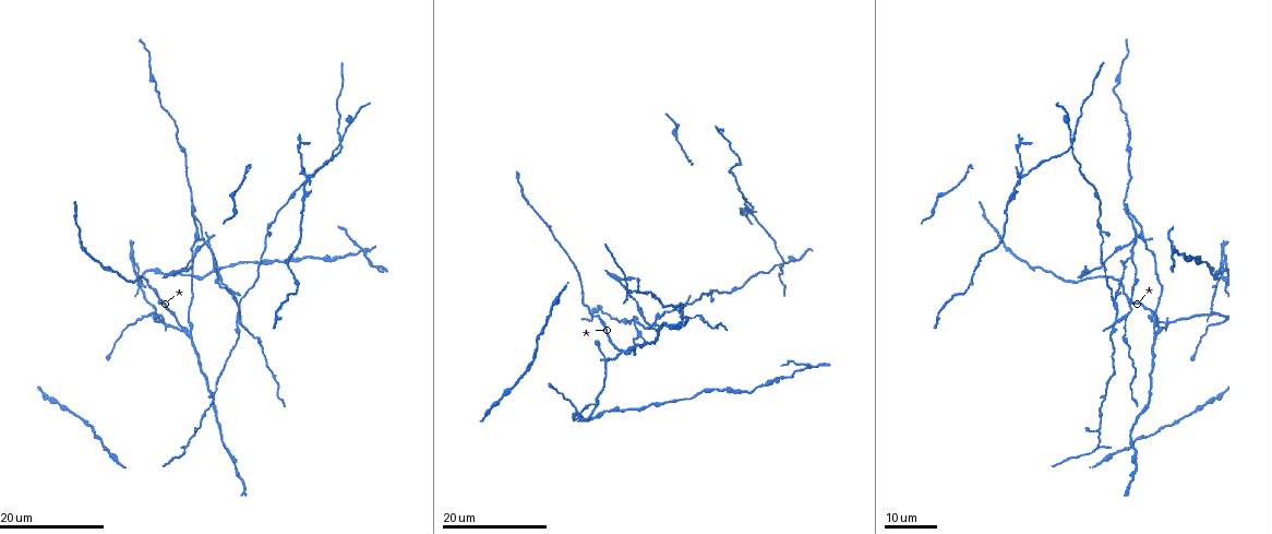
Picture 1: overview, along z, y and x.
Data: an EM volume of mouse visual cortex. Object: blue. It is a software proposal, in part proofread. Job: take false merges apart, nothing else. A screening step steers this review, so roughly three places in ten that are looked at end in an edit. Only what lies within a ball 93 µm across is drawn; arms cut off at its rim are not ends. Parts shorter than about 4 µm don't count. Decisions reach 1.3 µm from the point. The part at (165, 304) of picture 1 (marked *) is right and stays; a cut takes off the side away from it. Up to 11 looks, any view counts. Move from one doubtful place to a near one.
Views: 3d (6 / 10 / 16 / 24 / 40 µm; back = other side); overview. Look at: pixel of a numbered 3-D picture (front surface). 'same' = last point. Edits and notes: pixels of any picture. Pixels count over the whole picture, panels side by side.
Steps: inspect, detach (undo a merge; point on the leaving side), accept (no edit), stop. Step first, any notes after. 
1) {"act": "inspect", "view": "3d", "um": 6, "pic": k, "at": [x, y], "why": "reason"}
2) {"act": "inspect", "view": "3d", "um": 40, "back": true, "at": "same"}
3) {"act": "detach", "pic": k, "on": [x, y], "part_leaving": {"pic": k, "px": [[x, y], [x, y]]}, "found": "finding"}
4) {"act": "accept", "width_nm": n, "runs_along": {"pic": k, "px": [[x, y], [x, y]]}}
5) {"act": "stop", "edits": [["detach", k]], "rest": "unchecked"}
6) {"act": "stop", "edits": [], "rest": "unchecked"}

{"act": "inspect", "view": "3d", "um": 24, "pic": 1, "at": [1101, 276], "why": "calibre changes"}

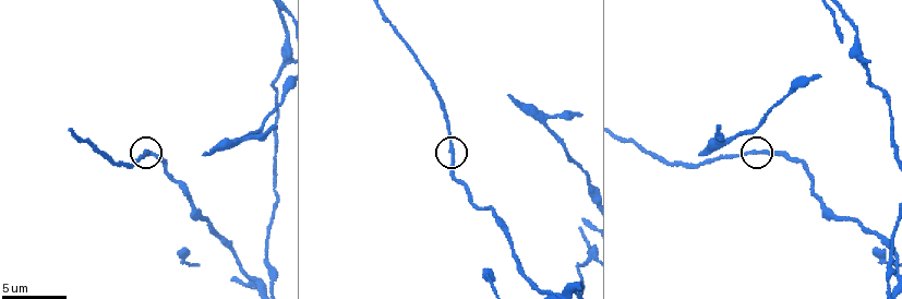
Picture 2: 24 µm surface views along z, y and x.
{"act": "inspect", "view": "3d", "um": 10, "pic": 2, "at": [451, 154]}

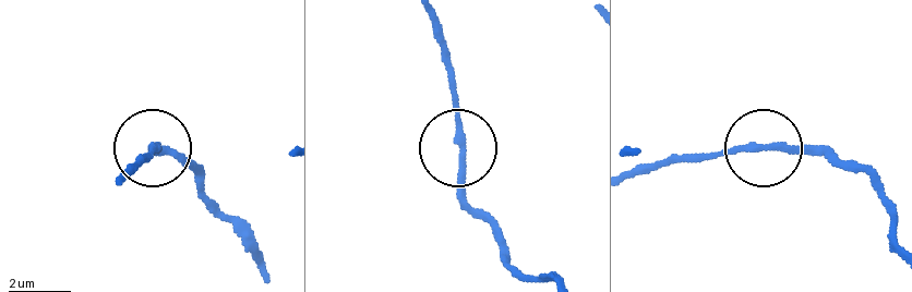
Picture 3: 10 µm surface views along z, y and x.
{"act": "inspect", "view": "3d", "um": 6, "pic": 3, "at": [157, 148], "why": "closer look"}

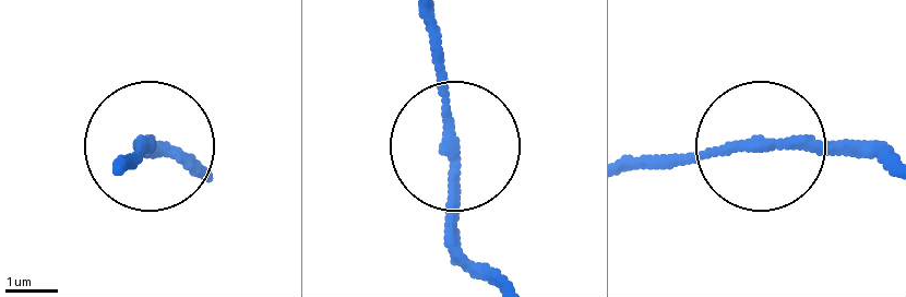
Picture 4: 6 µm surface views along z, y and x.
{"act": "accept", "runs_along": {"pic": 4, "px": [[488, 280], [462, 240], [436, 19]]}, "found": "one neuron here"}

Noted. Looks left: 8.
{"act": "inspect", "view": "3d", "um": 24, "pic": 1, "at": [153, 310], "why": "three arms meet"}

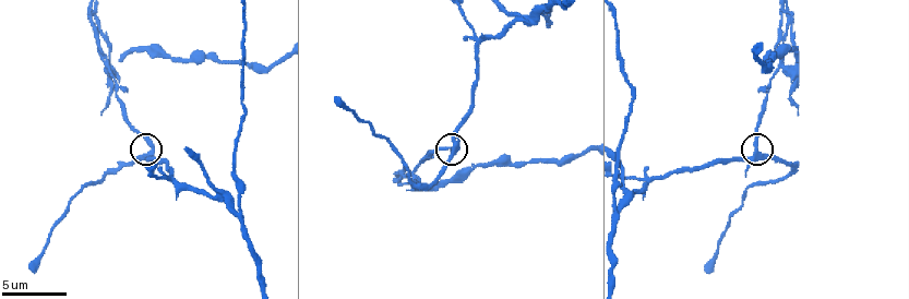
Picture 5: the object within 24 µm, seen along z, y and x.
{"act": "inspect", "view": "3d", "um": 6, "pic": 5, "at": [758, 151], "why": "closer look"}

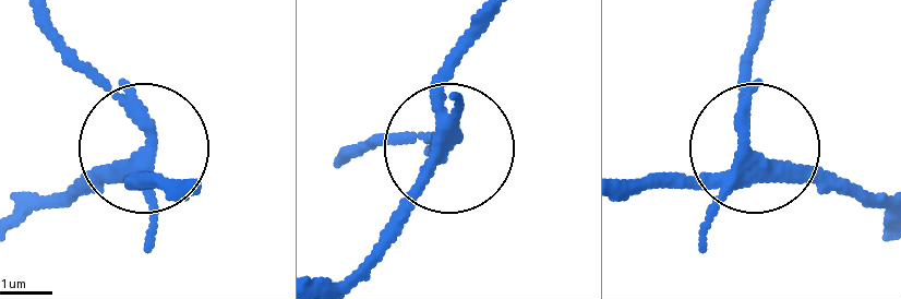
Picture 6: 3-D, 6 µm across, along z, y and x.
{"act": "detach", "pic": 6, "on": [128, 88], "width_nm": 290, "part_leaving": {"pic": 6, "px": [[149, 166], [146, 131], [50, 14]]}, "found": "two neurons meet here"}

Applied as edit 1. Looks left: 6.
{"act": "inspect", "view": "3d", "um": 10, "pic": 2, "at": [585, 217], "why": "three-way junction"}

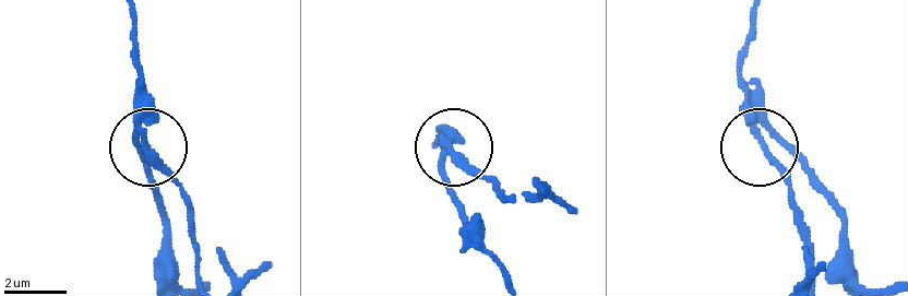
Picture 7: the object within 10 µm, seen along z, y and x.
{"act": "detach", "pic": 7, "on": [142, 67], "width_nm": 240, "part_leaving": {"pic": 7, "px": [[140, 115], [145, 151], [182, 198], [194, 276]]}, "found": "a second neuron is stuck on"}

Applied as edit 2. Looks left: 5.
{"act": "inspect", "view": "overview"}

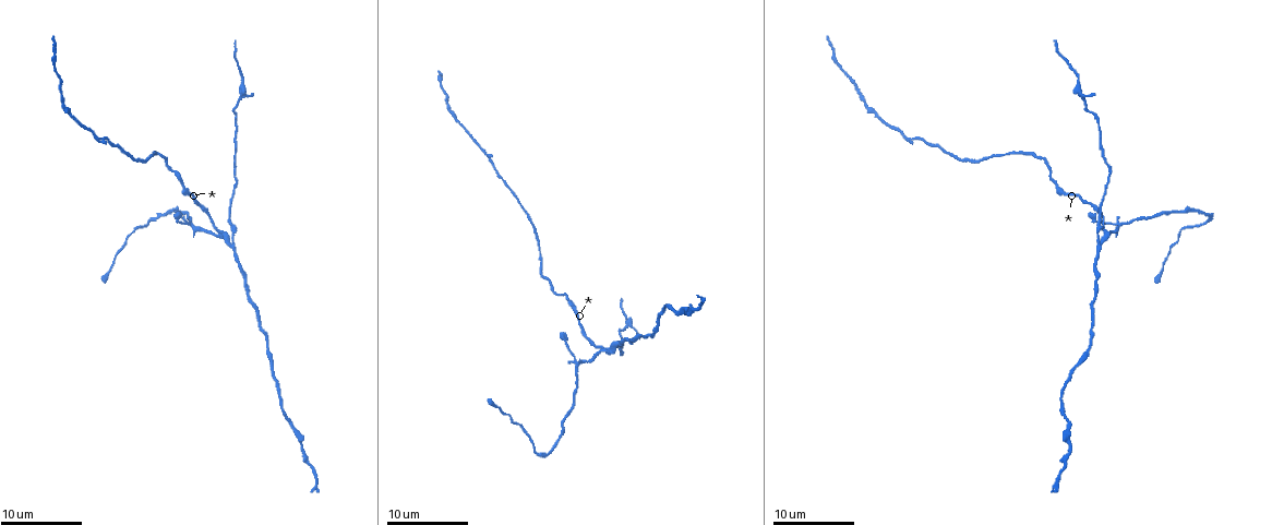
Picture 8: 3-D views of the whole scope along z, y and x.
{"act": "inspect", "view": "3d", "um": 6, "pic": 8, "at": [1099, 241], "why": "three arms meet"}

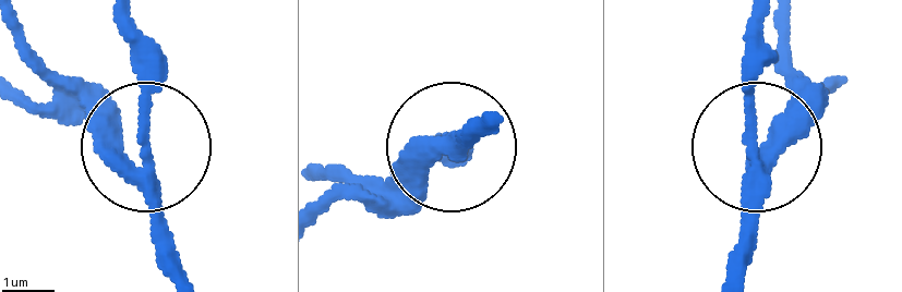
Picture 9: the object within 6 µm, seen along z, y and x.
{"act": "accept", "arms": 3, "runs_along": {"pic": 9, "px": [[778, 23], [791, 100], [752, 153], [752, 27]]}, "found": "continuous, no second neuron"}

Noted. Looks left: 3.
{"act": "inspect", "view": "3d", "um": 10, "pic": 2, "at": [212, 232], "why": "sudden change in width"}

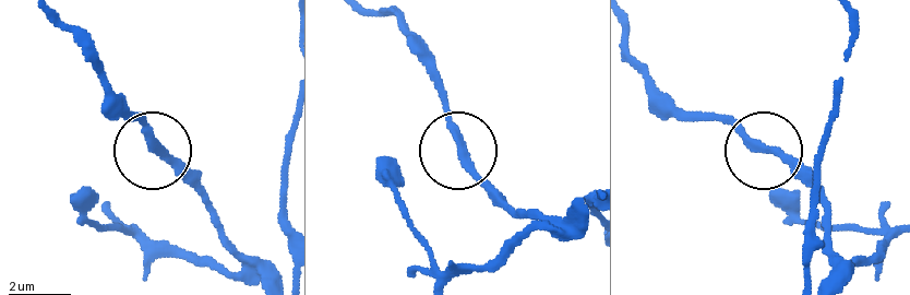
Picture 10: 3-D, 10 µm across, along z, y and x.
{"act": "inspect", "view": "3d", "um": 6, "pic": 10, "at": [160, 150], "why": "closer look"}

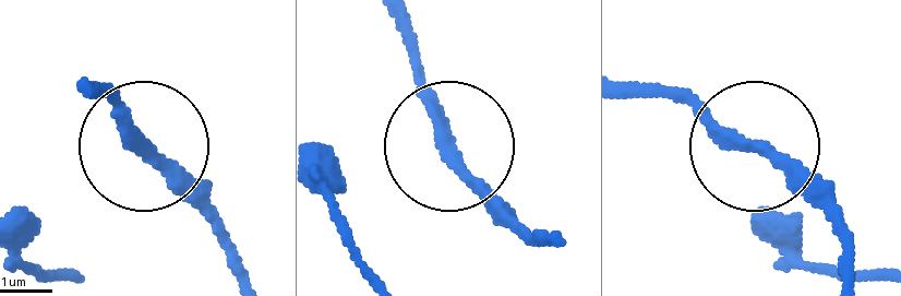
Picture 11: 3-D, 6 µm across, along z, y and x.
{"act": "accept", "runs_along": {"pic": 11, "px": [[113, 99], [131, 138], [214, 212]]}, "found": "continuous, no second neuron"}

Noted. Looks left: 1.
{"act": "stop", "edits": [["detach", 6], ["detach", 7]], "rest": "unchecked"}

